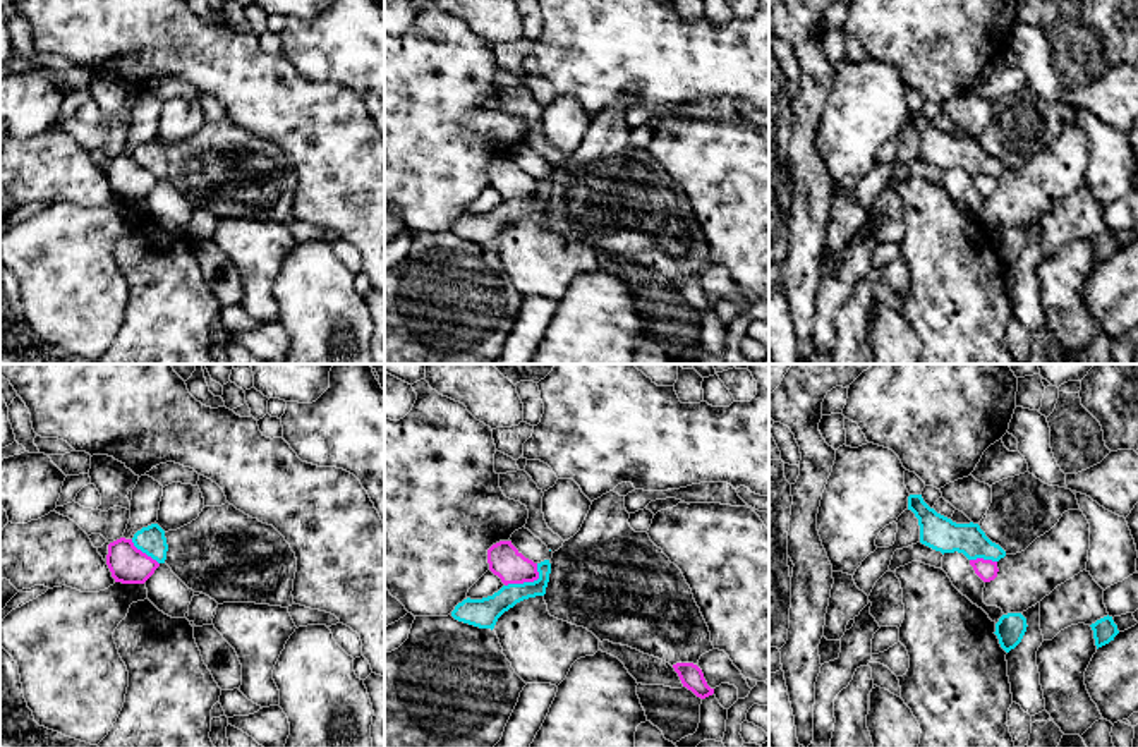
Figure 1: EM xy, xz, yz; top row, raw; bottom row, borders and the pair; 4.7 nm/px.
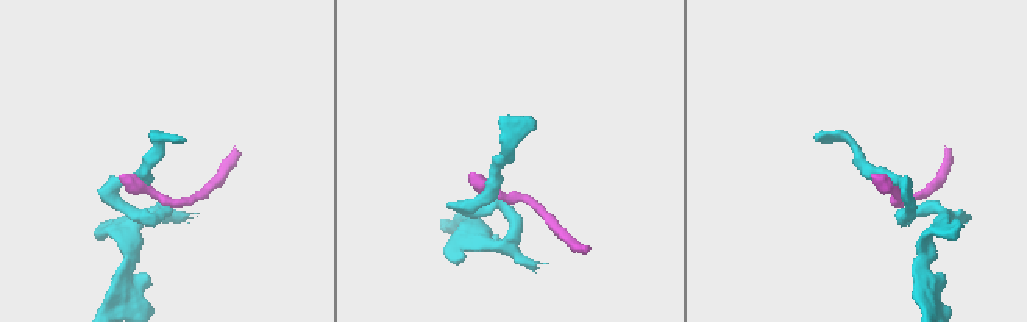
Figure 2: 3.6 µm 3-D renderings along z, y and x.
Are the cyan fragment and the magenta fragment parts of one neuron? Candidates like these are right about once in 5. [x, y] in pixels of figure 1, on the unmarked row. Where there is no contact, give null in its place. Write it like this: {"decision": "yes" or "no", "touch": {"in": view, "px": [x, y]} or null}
{"decision": "no", "touch": {"in": "xz", "px": [527, 198]}}

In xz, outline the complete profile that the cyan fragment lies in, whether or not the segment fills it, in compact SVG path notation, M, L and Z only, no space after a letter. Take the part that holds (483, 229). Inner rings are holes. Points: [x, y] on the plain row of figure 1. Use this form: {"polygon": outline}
{"polygon": "M544 175L537 179L539 194L534 197L524 197L524 199L508 199L503 201L498 208L493 211L482 213L482 215L463 215L455 222L451 227L451 232L458 237L479 242L479 244L494 244L498 234L513 223L517 218L544 211L546 203L549 197L551 189L551 179L549 175Z"}

